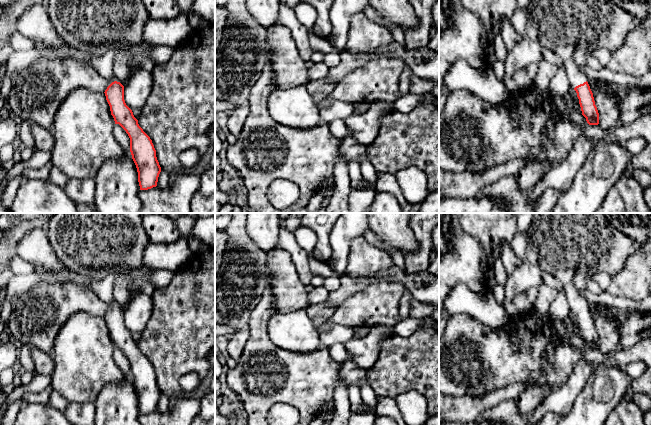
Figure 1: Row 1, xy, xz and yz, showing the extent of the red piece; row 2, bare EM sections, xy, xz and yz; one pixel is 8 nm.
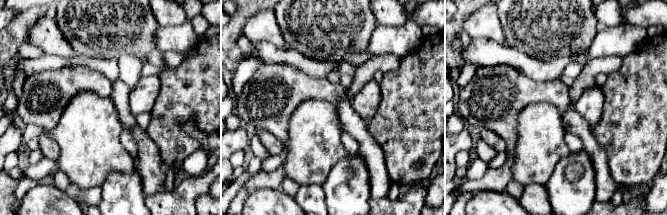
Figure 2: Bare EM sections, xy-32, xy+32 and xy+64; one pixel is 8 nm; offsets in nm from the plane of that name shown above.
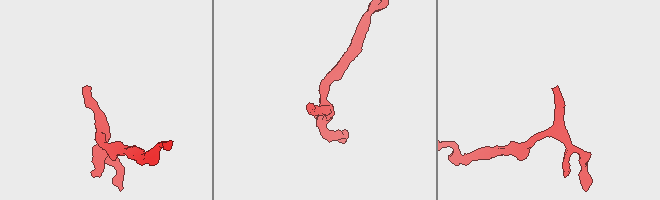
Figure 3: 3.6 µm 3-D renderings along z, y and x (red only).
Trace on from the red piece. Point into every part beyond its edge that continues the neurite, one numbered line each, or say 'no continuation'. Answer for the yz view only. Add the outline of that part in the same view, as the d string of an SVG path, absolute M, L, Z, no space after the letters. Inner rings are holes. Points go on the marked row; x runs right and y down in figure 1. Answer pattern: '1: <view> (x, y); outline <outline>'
1: yz (562, 26); outline M531 0L527 14L528 20L537 29L541 45L563 59L571 89L586 82L584 74L572 60L577 48L606 48L614 52L624 43L627 34L636 27L636 19L612 0Z

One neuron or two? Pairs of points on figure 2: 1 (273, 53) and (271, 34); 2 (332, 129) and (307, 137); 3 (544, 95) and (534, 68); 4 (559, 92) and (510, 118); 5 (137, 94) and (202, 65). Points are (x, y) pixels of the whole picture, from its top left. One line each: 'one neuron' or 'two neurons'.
1: two neurons
2: one neuron
3: two neurons
4: one neuron
5: two neurons

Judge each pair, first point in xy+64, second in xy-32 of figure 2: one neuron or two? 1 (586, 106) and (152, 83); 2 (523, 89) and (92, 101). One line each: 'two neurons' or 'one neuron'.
1: one neuron
2: two neurons

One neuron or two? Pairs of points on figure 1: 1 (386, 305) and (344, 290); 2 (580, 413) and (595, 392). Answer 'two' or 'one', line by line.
1: two
2: one

